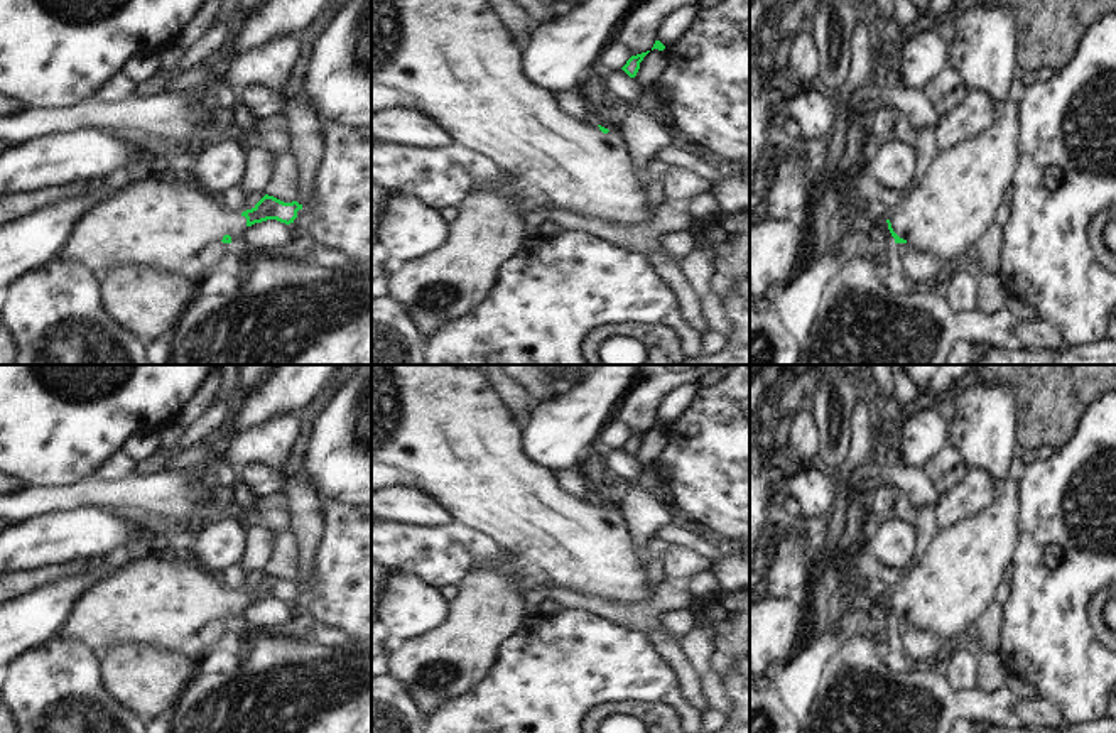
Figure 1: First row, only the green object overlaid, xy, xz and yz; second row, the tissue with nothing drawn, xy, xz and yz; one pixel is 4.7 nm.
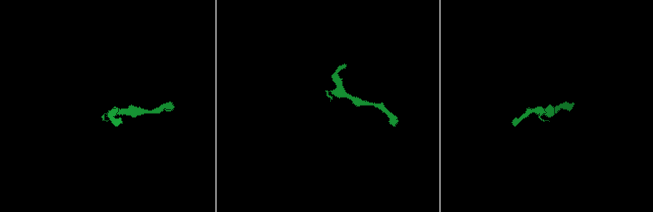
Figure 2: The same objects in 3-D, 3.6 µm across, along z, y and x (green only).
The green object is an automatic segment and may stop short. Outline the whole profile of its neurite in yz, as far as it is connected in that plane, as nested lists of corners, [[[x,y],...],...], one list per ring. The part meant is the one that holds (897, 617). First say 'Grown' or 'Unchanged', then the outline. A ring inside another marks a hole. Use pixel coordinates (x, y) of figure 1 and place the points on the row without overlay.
Grown. [[[1000,480],[994,500],[981,512],[937,530],[924,559],[910,564],[905,581],[886,598],[895,622],[912,622],[939,632],[952,645],[967,622],[991,605],[1003,574],[1013,566],[1020,525],[1020,483]]]

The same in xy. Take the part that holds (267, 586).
Grown. [[[187,551],[181,559],[159,559],[150,552],[130,559],[123,567],[95,581],[64,611],[52,638],[76,640],[100,657],[110,645],[118,642],[142,642],[160,649],[174,649],[186,635],[209,618],[235,622],[243,616],[245,606],[267,598],[290,603],[302,583],[284,581],[265,573],[252,588],[243,591],[228,588],[221,579],[194,562]]]

